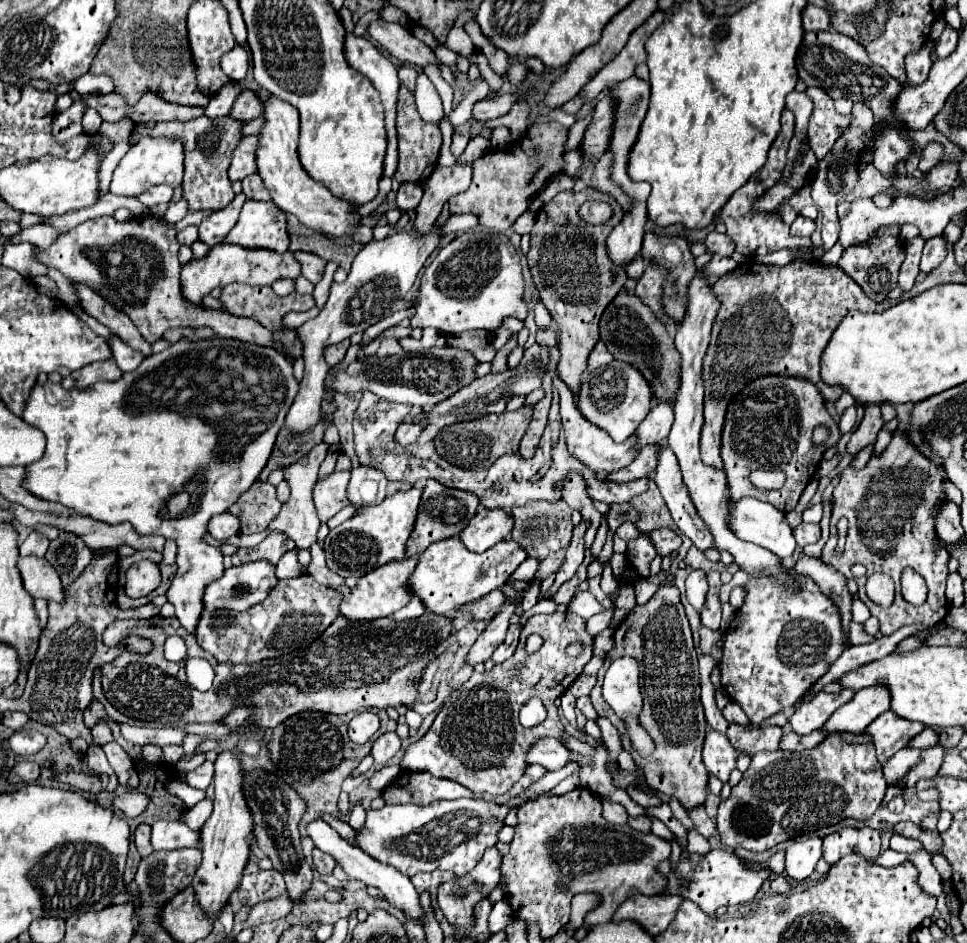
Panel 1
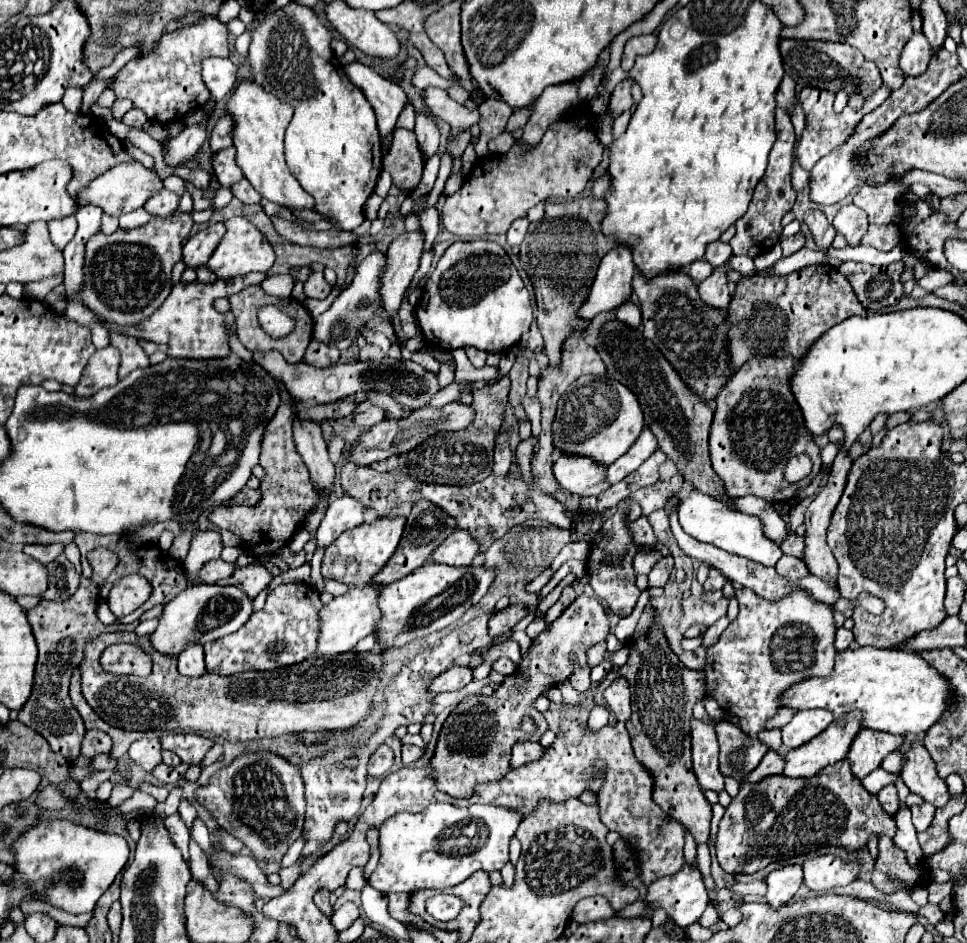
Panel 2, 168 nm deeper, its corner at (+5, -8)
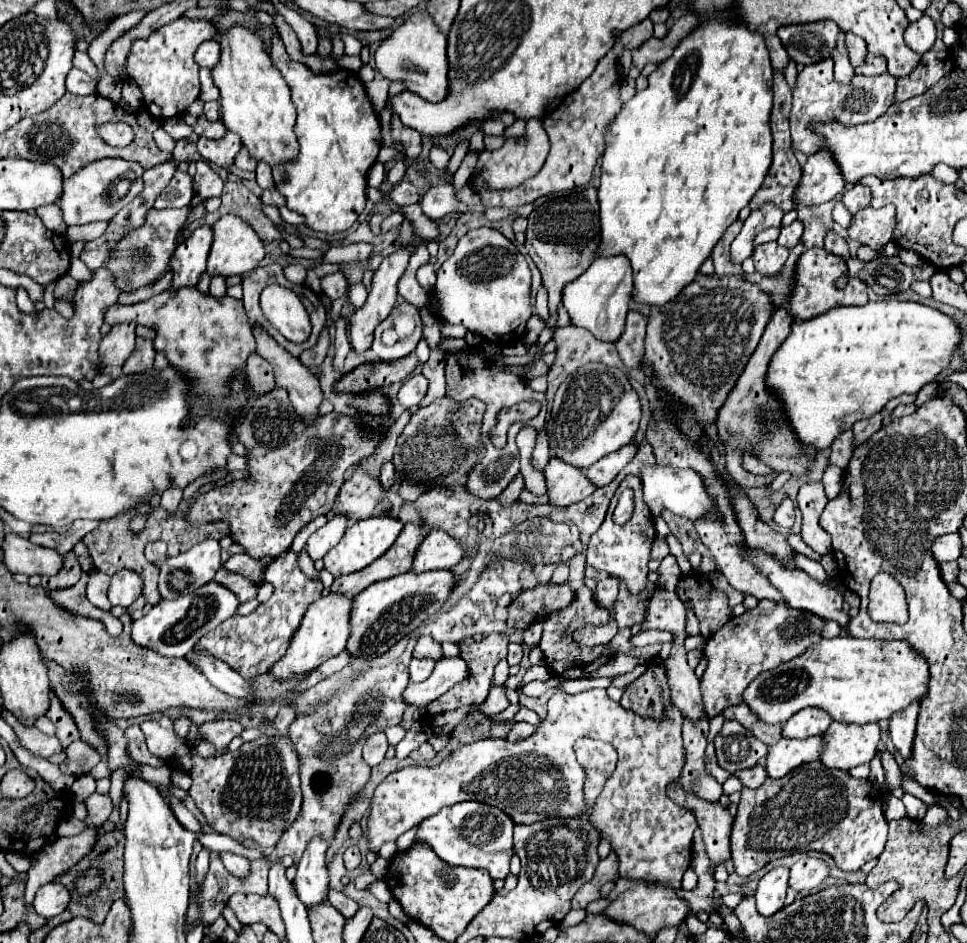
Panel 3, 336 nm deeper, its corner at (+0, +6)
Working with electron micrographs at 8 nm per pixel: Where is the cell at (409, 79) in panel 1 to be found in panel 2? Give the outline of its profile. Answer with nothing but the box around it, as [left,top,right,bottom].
[396,104,414,130]

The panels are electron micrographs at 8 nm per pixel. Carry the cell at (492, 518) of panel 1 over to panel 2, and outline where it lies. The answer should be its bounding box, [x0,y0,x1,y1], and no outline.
[430,530,478,568]

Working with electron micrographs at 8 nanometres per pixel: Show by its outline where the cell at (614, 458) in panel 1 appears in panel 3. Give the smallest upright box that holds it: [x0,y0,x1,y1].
[545,458,595,506]

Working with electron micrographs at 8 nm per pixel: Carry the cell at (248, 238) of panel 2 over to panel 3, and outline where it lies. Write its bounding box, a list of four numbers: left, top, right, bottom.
[207,214,265,276]

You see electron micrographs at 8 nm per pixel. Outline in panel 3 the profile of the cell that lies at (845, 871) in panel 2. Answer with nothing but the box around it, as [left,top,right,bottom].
[789,856,829,892]

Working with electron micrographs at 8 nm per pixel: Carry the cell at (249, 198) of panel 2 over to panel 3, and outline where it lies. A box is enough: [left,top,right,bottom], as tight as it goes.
[235,148,257,170]

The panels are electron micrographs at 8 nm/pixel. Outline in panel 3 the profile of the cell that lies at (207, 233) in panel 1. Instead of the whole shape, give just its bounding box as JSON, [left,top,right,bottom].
[171,226,213,286]

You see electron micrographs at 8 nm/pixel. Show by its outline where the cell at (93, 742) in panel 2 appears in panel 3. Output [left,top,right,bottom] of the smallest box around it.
[61,738,101,774]

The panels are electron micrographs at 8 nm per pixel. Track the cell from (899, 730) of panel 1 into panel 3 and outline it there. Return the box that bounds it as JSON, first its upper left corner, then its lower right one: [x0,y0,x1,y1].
[821,722,881,770]

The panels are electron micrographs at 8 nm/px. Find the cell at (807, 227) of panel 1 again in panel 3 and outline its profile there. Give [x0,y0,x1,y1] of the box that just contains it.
[777,220,803,248]

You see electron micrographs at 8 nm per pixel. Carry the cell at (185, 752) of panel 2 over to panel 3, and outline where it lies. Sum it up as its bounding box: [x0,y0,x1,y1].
[197,720,241,752]

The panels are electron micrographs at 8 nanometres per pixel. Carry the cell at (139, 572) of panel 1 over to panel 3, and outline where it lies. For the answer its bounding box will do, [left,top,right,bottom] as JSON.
[109,570,141,608]

